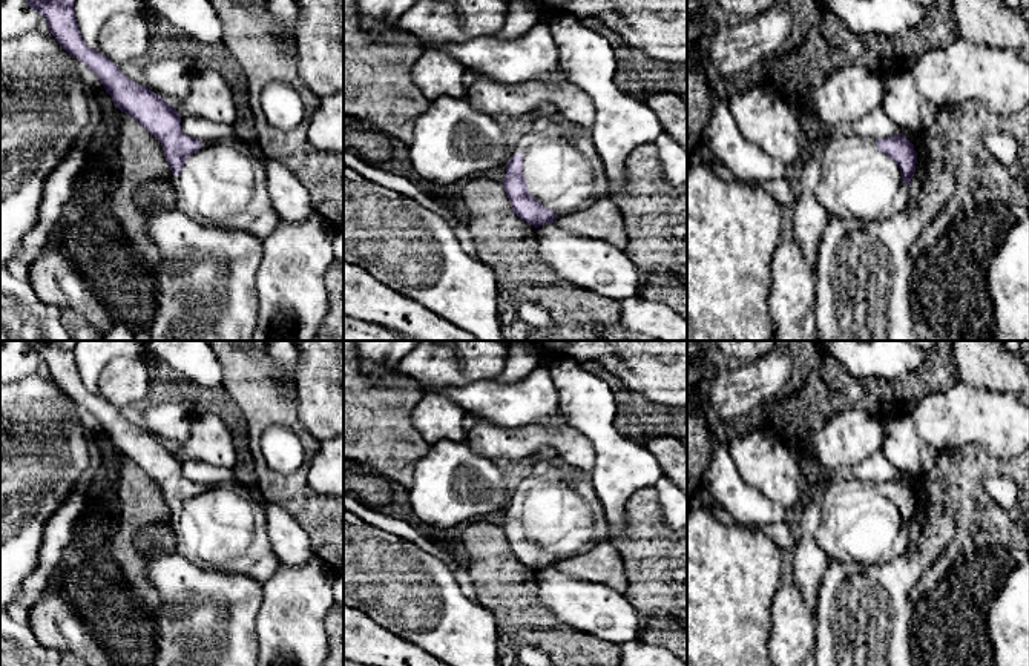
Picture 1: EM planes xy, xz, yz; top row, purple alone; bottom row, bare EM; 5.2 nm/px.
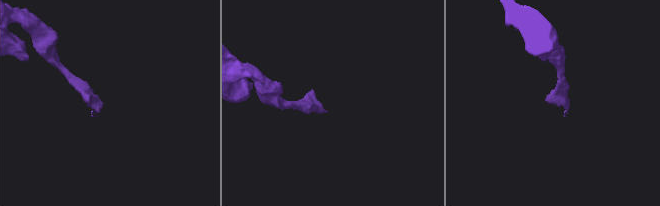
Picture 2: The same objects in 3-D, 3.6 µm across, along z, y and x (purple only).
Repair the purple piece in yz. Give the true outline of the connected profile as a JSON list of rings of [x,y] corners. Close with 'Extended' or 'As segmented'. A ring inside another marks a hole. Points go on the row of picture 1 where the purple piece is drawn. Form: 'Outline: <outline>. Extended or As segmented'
Outline: [[[834,130],[822,152],[814,196],[830,216],[889,218],[908,207],[916,163],[914,144],[903,134],[866,138]]]. Extended

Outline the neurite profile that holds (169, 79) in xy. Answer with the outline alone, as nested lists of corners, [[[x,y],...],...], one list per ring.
[[[163,58],[144,68],[147,87],[178,109],[190,92],[192,69],[187,61]]]

